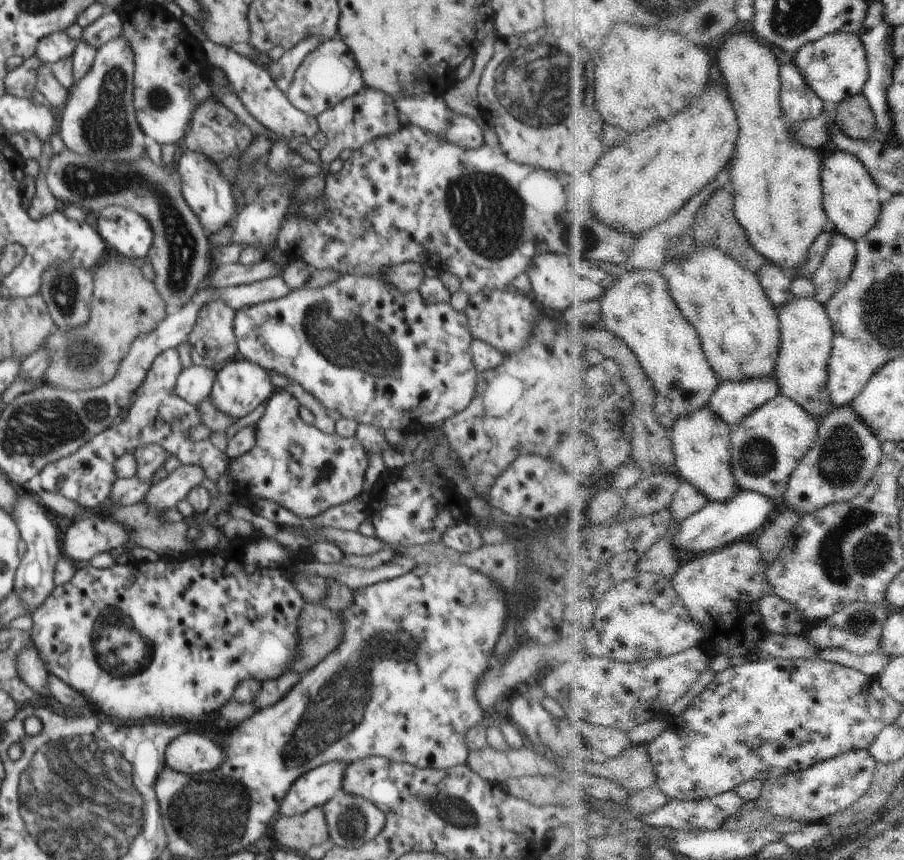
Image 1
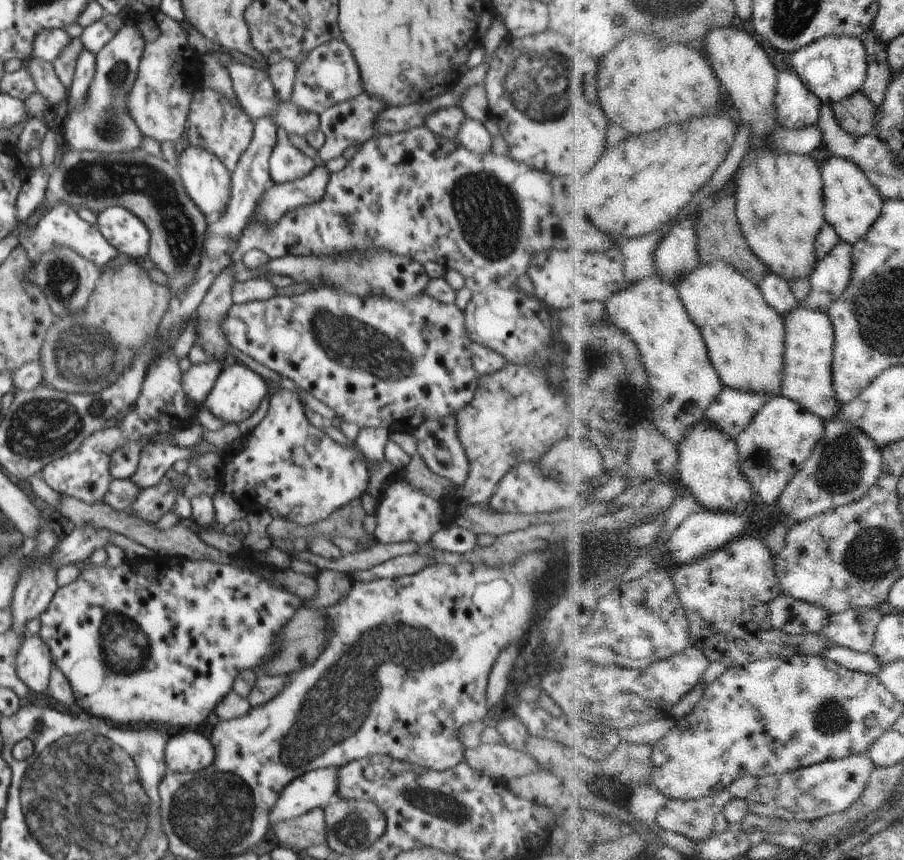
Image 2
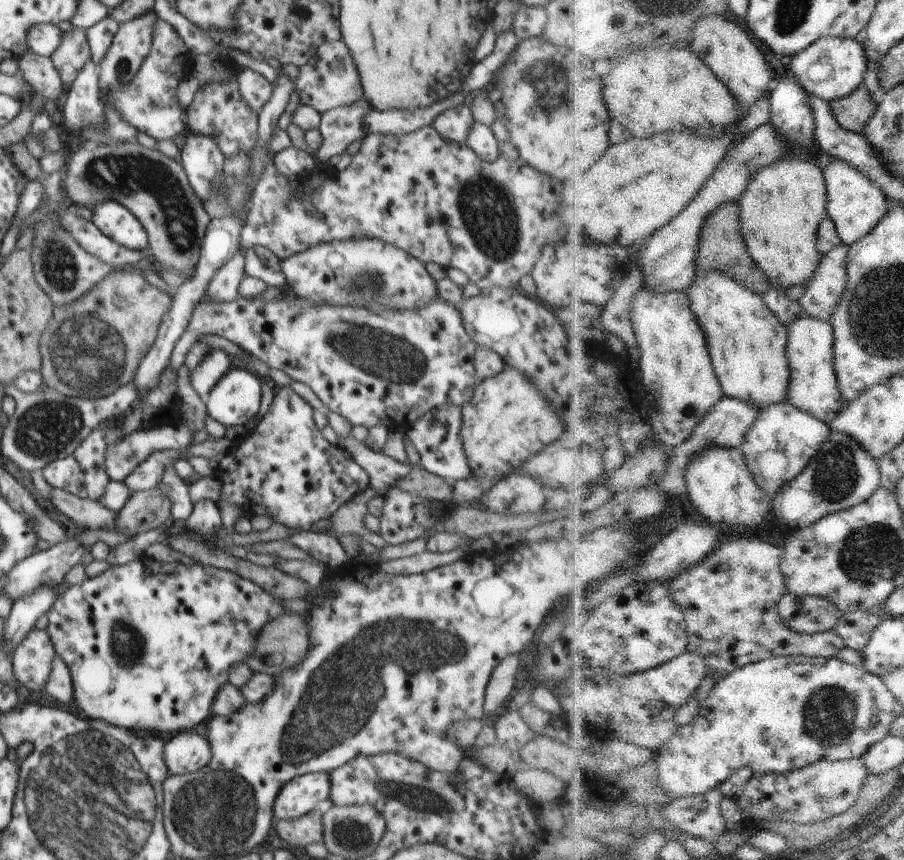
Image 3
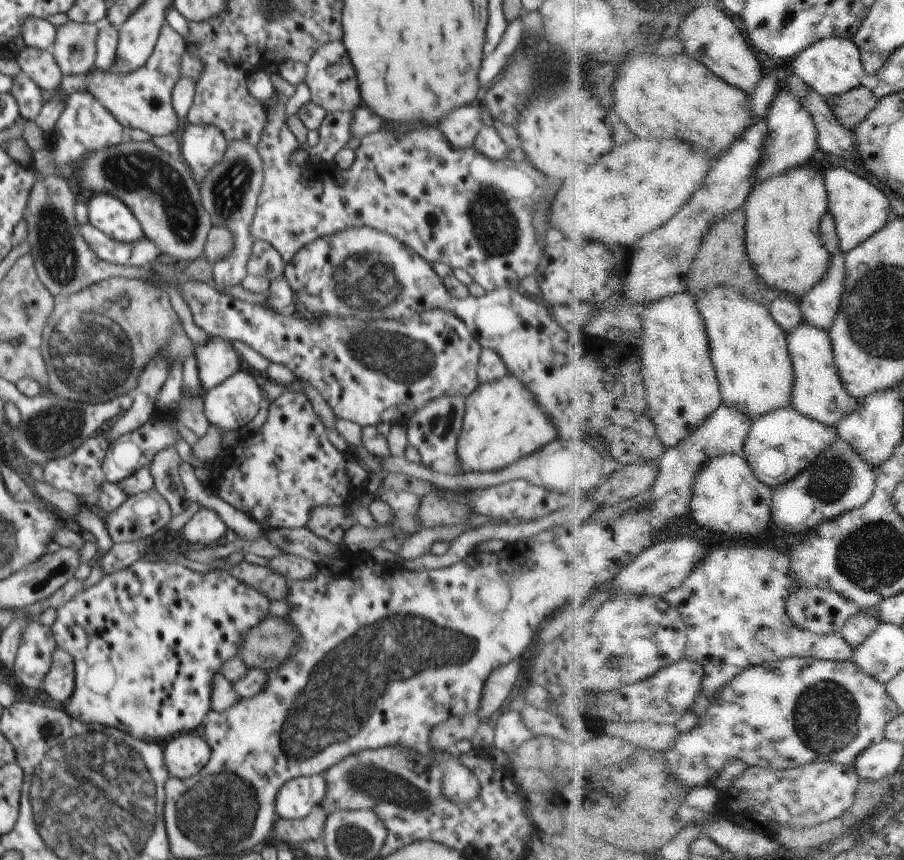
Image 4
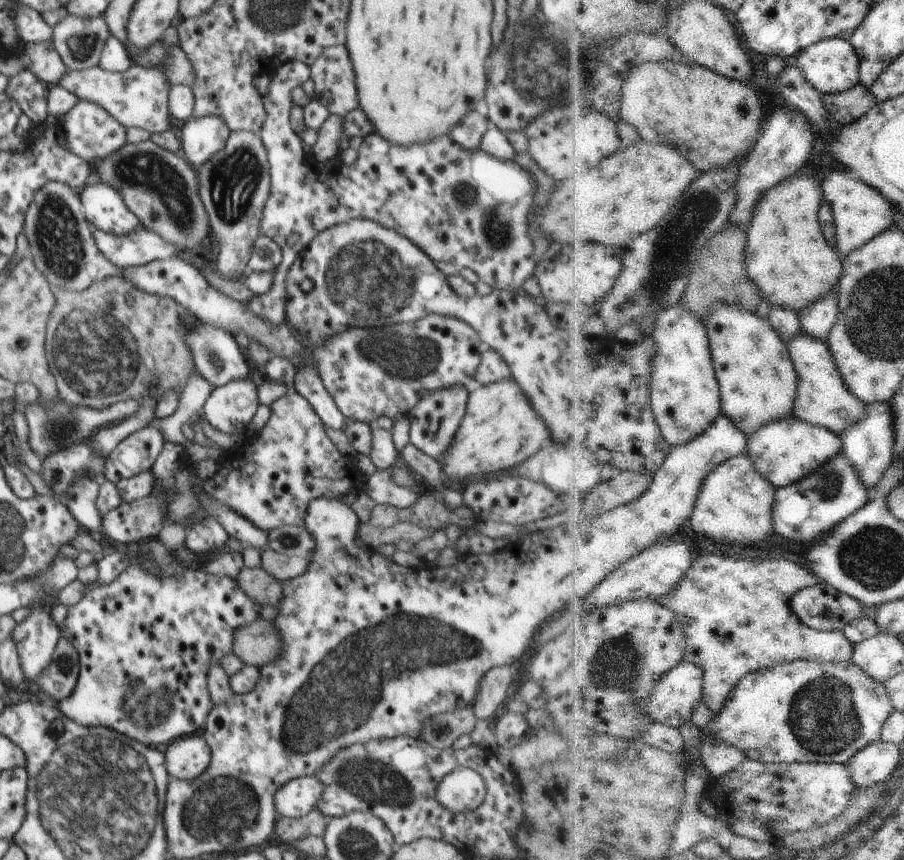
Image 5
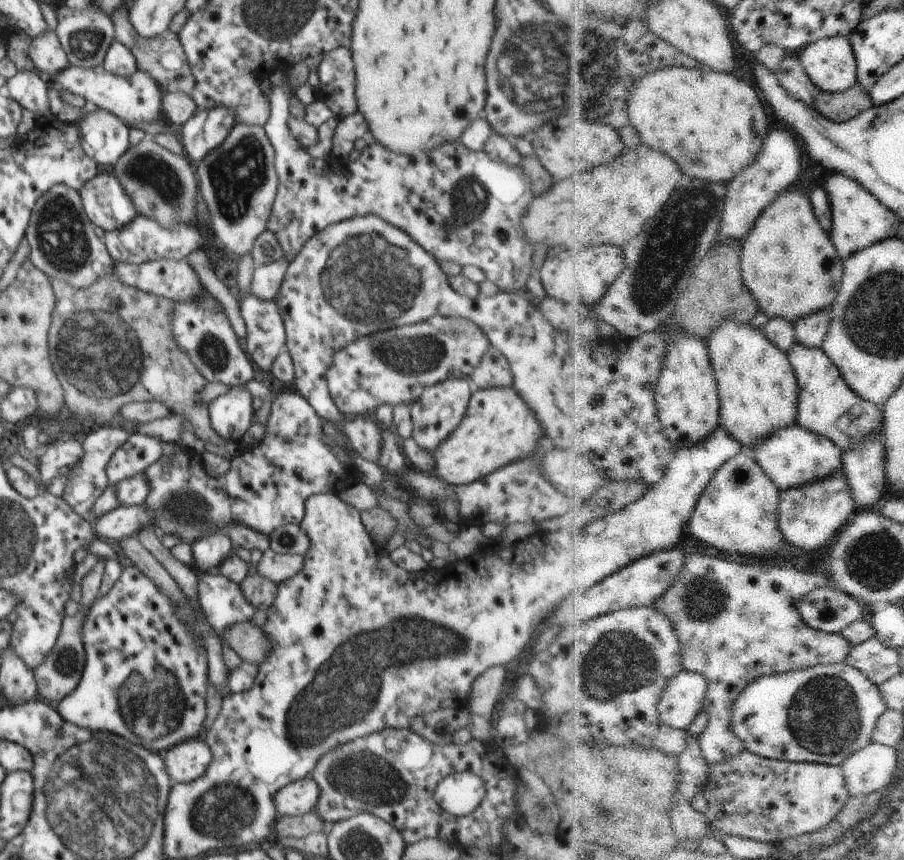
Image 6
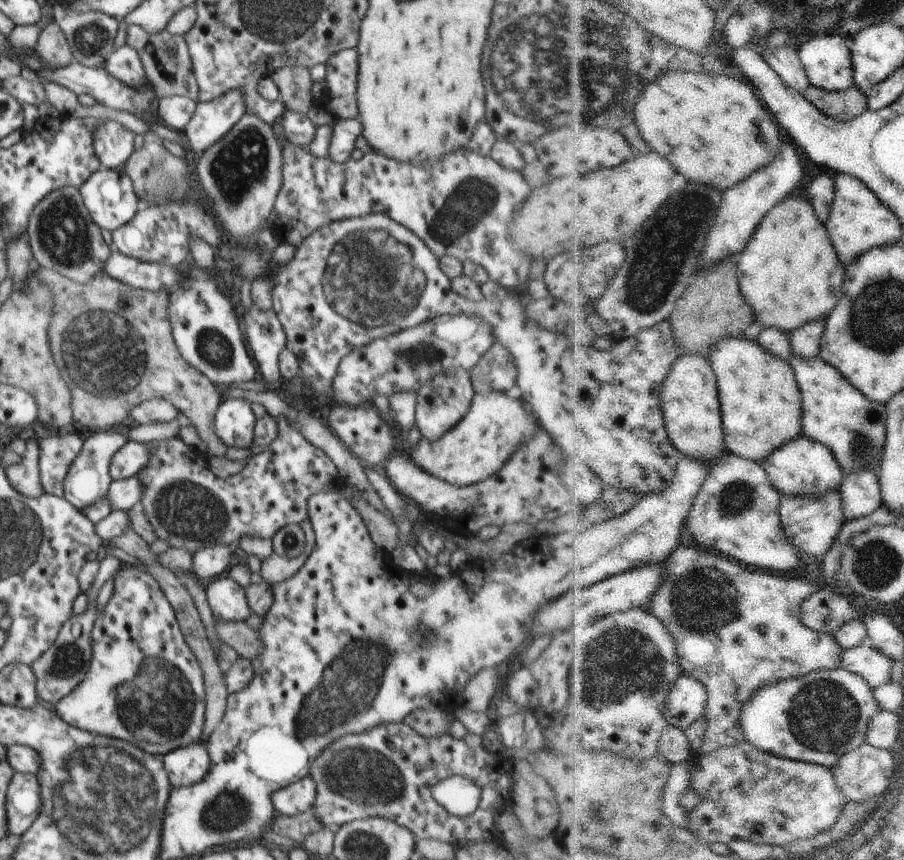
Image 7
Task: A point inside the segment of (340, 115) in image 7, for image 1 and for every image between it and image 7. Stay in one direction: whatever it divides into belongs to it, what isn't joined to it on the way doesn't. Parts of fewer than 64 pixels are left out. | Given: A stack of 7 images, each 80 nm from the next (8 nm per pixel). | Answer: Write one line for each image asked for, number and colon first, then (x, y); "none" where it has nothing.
1: (329, 74)
2: (329, 75)
3: (329, 80)
4: (331, 78)
5: (332, 72)
6: (336, 71)

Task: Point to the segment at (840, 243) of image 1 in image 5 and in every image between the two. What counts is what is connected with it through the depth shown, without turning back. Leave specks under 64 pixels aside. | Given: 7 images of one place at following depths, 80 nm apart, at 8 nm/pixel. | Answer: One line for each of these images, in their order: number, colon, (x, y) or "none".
2: (832, 277)
3: (822, 298)
4: (821, 307)
5: (819, 319)

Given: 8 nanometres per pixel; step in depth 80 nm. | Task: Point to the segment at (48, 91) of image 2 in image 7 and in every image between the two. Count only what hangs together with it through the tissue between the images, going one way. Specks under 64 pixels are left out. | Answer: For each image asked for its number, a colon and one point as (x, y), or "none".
3: (38, 71)
4: (39, 65)
5: (42, 60)
6: (45, 51)
7: (52, 48)

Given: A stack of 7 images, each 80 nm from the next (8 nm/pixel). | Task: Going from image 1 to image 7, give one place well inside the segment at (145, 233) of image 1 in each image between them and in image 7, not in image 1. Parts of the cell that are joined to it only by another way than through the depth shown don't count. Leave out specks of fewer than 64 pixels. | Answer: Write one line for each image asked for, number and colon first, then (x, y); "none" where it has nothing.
2: (123, 229)
3: (116, 222)
4: (107, 213)
5: (102, 205)
6: (106, 204)
7: (108, 195)

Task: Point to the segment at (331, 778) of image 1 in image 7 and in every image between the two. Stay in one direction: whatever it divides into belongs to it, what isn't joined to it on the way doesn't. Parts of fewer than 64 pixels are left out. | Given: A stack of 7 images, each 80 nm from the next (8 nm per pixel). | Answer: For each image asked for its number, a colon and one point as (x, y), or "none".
2: (317, 788)
3: (301, 795)
4: (298, 797)
5: (298, 797)
6: (300, 797)
7: (295, 799)

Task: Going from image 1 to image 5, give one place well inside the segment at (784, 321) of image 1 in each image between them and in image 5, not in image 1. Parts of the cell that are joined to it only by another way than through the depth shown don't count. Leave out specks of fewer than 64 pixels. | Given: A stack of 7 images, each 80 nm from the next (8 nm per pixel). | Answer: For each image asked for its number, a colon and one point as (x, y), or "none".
2: (811, 336)
3: (815, 387)
4: (820, 393)
5: (824, 398)

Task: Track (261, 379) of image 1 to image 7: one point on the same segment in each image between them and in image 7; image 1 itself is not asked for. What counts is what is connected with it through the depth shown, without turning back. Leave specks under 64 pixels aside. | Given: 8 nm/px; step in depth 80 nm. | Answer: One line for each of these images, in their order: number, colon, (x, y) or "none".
2: (237, 392)
3: (235, 400)
4: (232, 404)
5: (230, 408)
6: (230, 414)
7: (234, 421)

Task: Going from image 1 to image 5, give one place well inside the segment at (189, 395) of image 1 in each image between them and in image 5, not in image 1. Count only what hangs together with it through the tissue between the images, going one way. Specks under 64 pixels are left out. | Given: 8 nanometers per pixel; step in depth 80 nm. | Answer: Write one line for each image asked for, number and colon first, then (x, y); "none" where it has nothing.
2: (198, 380)
3: (216, 363)
4: (216, 360)
5: (217, 358)

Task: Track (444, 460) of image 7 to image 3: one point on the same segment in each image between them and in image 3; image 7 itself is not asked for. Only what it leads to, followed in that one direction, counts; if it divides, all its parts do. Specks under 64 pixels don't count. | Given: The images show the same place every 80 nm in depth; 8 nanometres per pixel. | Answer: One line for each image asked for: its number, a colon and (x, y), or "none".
3: (508, 420)
4: (503, 422)
5: (500, 429)
6: (498, 428)

